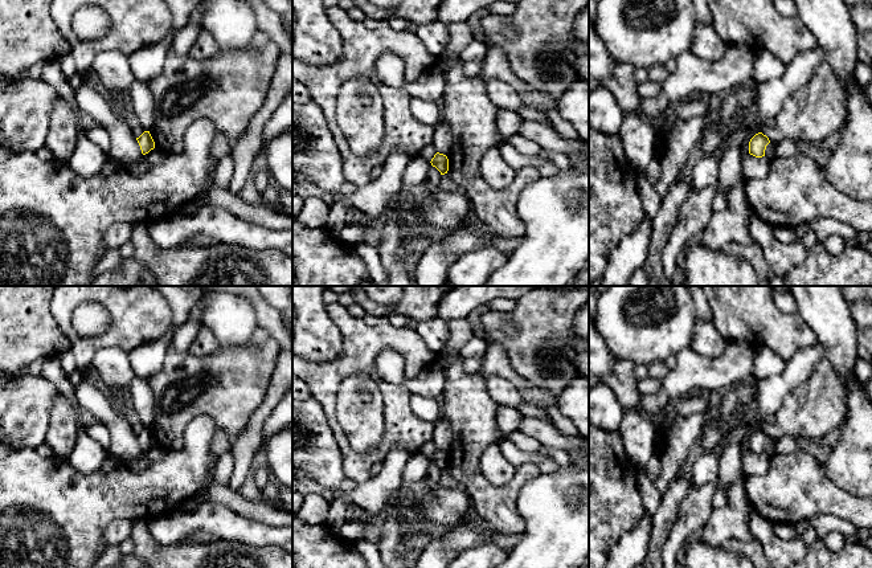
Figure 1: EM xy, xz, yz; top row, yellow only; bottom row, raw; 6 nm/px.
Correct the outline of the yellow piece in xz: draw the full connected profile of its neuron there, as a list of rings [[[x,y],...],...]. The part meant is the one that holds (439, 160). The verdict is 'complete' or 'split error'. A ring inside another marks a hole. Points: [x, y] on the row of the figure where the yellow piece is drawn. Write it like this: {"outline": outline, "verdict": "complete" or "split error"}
{"outline": [[[437,152],[431,159],[431,166],[435,167],[441,175],[447,173],[449,171],[449,159],[446,155]]], "verdict": "complete"}

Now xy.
{"outline": [[[144,131],[139,138],[136,138],[136,140],[140,146],[143,155],[148,154],[151,150],[155,148],[155,142],[153,142],[150,131]]], "verdict": "complete"}

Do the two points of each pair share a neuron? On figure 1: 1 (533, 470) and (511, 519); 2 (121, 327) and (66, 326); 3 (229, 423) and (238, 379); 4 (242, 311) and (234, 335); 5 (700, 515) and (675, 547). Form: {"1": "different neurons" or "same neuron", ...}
{"1": "same neuron", "2": "same neuron", "3": "same neuron", "4": "same neuron", "5": "same neuron"}

